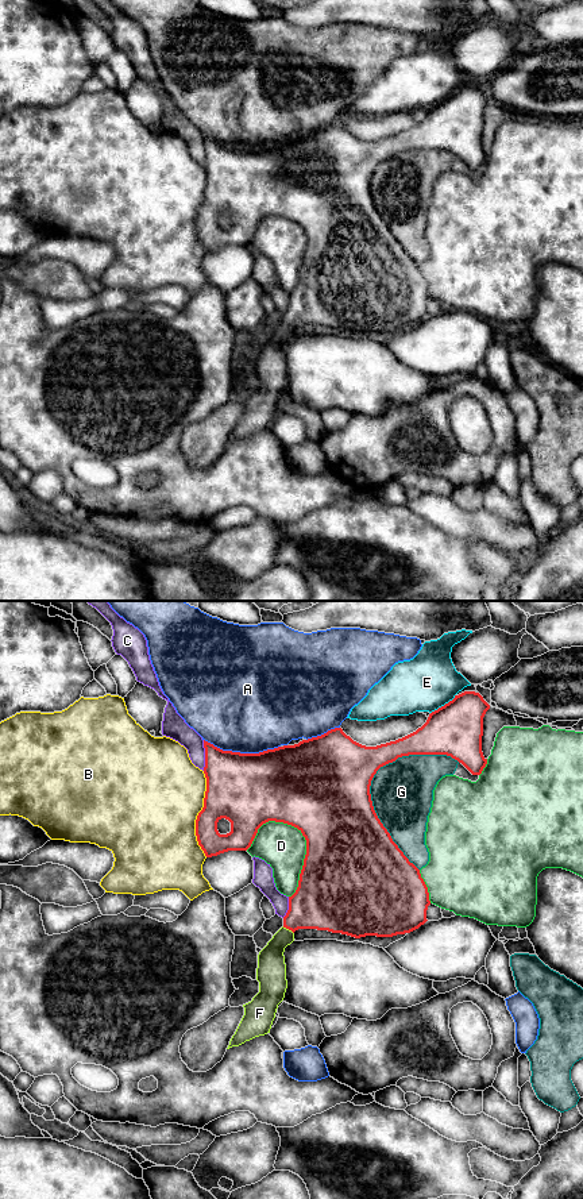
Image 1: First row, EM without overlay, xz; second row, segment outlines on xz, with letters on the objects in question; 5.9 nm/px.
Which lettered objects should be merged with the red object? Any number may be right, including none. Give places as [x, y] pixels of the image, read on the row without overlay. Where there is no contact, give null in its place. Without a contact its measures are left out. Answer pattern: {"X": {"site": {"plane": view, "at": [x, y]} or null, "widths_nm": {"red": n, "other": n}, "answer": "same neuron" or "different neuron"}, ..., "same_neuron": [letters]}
{"A": {"site": {"plane": "xz", "at": [242, 149]}, "widths_nm": {"red": 440, "other": 480}, "answer": "different neuron"}, "B": {"site": {"plane": "xz", "at": [199, 209]}, "widths_nm": {"red": 340, "other": 480}, "answer": "different neuron"}, "C": {"site": {"plane": "xz", "at": [205, 150]}, "widths_nm": {"red": 360, "other": 140}, "answer": "different neuron"}, "D": {"site": {"plane": "xz", "at": [307, 245]}, "widths_nm": {"red": 500, "other": 260}, "answer": "different neuron"}, "E": {"site": {"plane": "xz", "at": [444, 100]}, "widths_nm": {"red": 320, "other": 340}, "answer": "different neuron"}, "F": {"site": {"plane": "xz", "at": [288, 323]}, "widths_nm": {"red": 320, "other": 160}, "answer": "same neuron"}, "G": {"site": {"plane": "xz", "at": [370, 180]}, "widths_nm": {"red": 500, "other": 360}, "answer": "different neuron"}, "same_neuron": ["F"]}

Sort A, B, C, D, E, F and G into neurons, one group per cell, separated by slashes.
A / B / C / D / E / F / G

